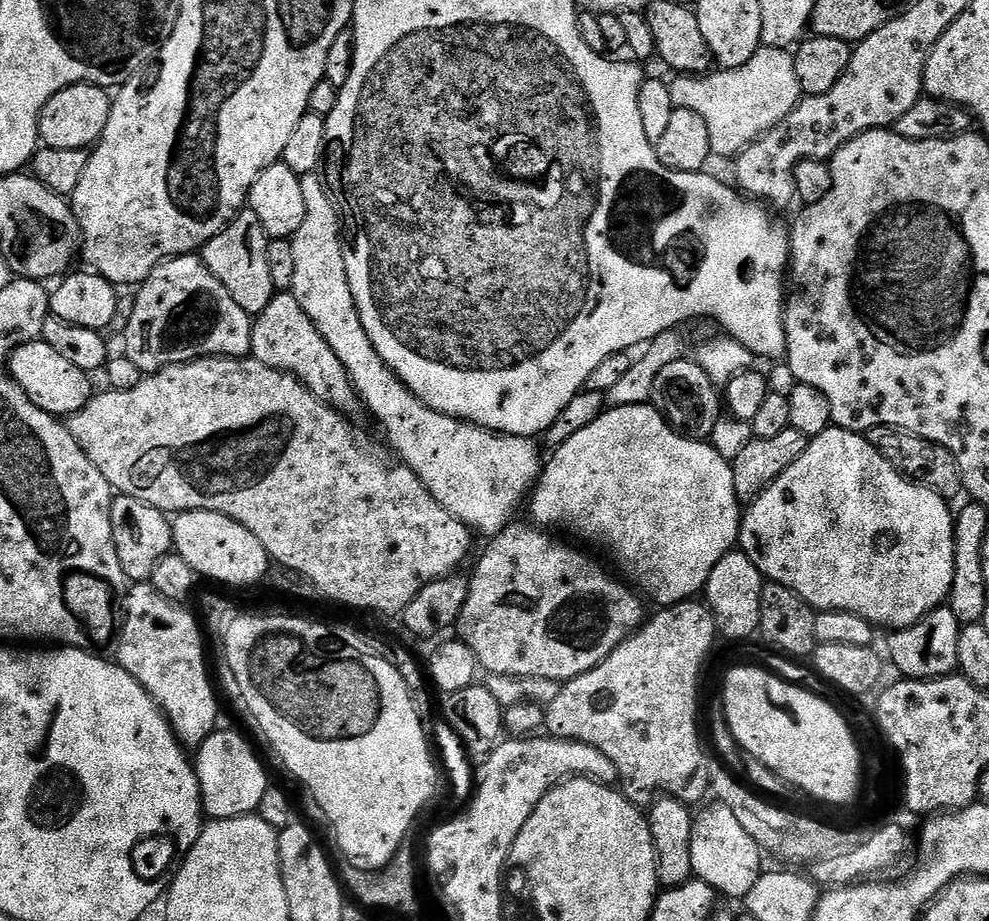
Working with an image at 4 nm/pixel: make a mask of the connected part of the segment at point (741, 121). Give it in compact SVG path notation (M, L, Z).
M761 46L748 62L737 68L712 70L707 74L676 74L671 78L668 89L673 105L694 110L694 114L702 117L706 130L710 130L710 146L717 157L735 157L747 144L773 128L802 99L793 53L783 48Z

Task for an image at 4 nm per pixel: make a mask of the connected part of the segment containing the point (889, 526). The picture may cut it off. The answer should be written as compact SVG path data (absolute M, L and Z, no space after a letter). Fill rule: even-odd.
M829 426L811 437L804 451L800 453L800 457L791 461L788 467L747 505L746 511L740 517L738 548L739 551L747 554L750 562L754 562L754 566L765 581L781 584L789 588L791 592L797 592L808 603L809 608L822 612L842 610L850 614L858 614L874 626L889 624L889 629L899 630L915 624L932 609L941 607L952 590L954 558L956 557L956 525L953 509L948 509L948 504L949 501L945 497L930 490L925 484L917 484L916 481L908 479L897 468L890 466L890 462L886 462L886 458L882 458L882 454L874 450L874 446L870 446L867 435Z

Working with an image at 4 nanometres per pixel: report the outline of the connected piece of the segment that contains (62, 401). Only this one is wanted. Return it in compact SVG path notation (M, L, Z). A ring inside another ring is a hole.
M32 338L15 345L6 363L9 368L7 371L17 386L28 395L30 402L51 416L62 418L71 415L93 395L94 387L88 381L91 380L89 373L78 370L78 366L73 366L68 359L62 358L62 354L57 354L42 339Z

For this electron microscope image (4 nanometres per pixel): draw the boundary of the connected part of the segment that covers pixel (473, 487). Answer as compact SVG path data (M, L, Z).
M316 174L300 176L306 214L290 240L294 256L291 294L338 358L359 403L363 407L365 404L369 414L384 427L388 435L387 447L418 474L422 486L426 486L450 514L462 518L469 529L480 531L484 538L496 536L508 527L513 519L512 511L535 485L542 471L542 456L540 460L533 441L527 436L497 434L467 420L434 411L397 378L386 362L382 362L360 322L350 294L338 213L318 177Z

